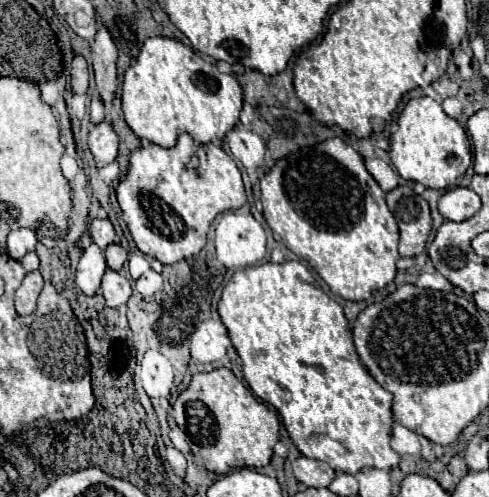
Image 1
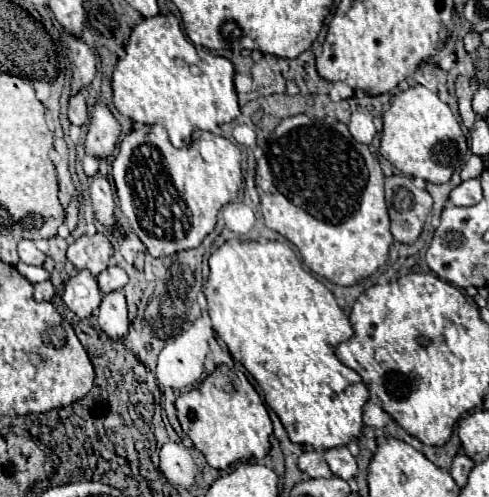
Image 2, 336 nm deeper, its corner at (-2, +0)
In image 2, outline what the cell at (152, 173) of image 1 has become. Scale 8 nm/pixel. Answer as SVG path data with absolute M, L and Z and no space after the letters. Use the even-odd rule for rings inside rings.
M138 126L120 142L120 152L112 162L112 176L118 190L118 206L130 228L154 258L164 258L174 252L198 248L214 230L218 210L236 200L242 184L240 150L230 140L202 130L194 132L188 148L174 148L162 126Z

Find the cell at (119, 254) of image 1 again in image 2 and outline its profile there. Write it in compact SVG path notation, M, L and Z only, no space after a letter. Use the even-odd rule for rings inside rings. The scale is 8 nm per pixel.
M108 266L104 272L100 272L96 276L96 280L98 280L100 290L104 294L108 294L108 292L114 292L114 290L124 288L126 282L128 282L128 274L120 266Z

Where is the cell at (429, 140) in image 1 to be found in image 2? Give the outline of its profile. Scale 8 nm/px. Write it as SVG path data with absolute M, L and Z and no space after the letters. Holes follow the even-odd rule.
M420 84L396 94L382 120L384 130L380 136L380 154L404 176L444 184L450 182L452 174L458 172L470 158L466 138L448 104Z

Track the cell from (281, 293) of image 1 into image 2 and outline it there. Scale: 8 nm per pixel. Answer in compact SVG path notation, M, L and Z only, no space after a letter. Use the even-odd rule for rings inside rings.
M230 240L226 244L222 244L212 256L210 256L210 276L204 284L204 294L208 298L208 312L210 312L210 318L212 318L212 326L216 330L216 334L224 340L224 344L228 346L232 358L236 362L240 362L252 376L254 380L258 382L262 394L264 394L264 400L266 404L278 414L284 430L288 432L290 440L296 442L296 444L302 444L302 446L312 446L314 450L320 450L320 452L326 452L330 448L340 448L340 446L348 446L352 440L358 440L360 434L362 434L362 428L364 428L364 406L368 402L368 390L362 382L362 378L346 368L338 358L336 358L336 346L340 342L346 342L352 338L352 326L350 326L350 320L346 318L346 314L340 310L340 306L336 304L336 298L334 294L318 280L314 278L304 266L302 262L298 260L298 256L294 254L294 250L284 244L284 242L236 242L236 240Z

